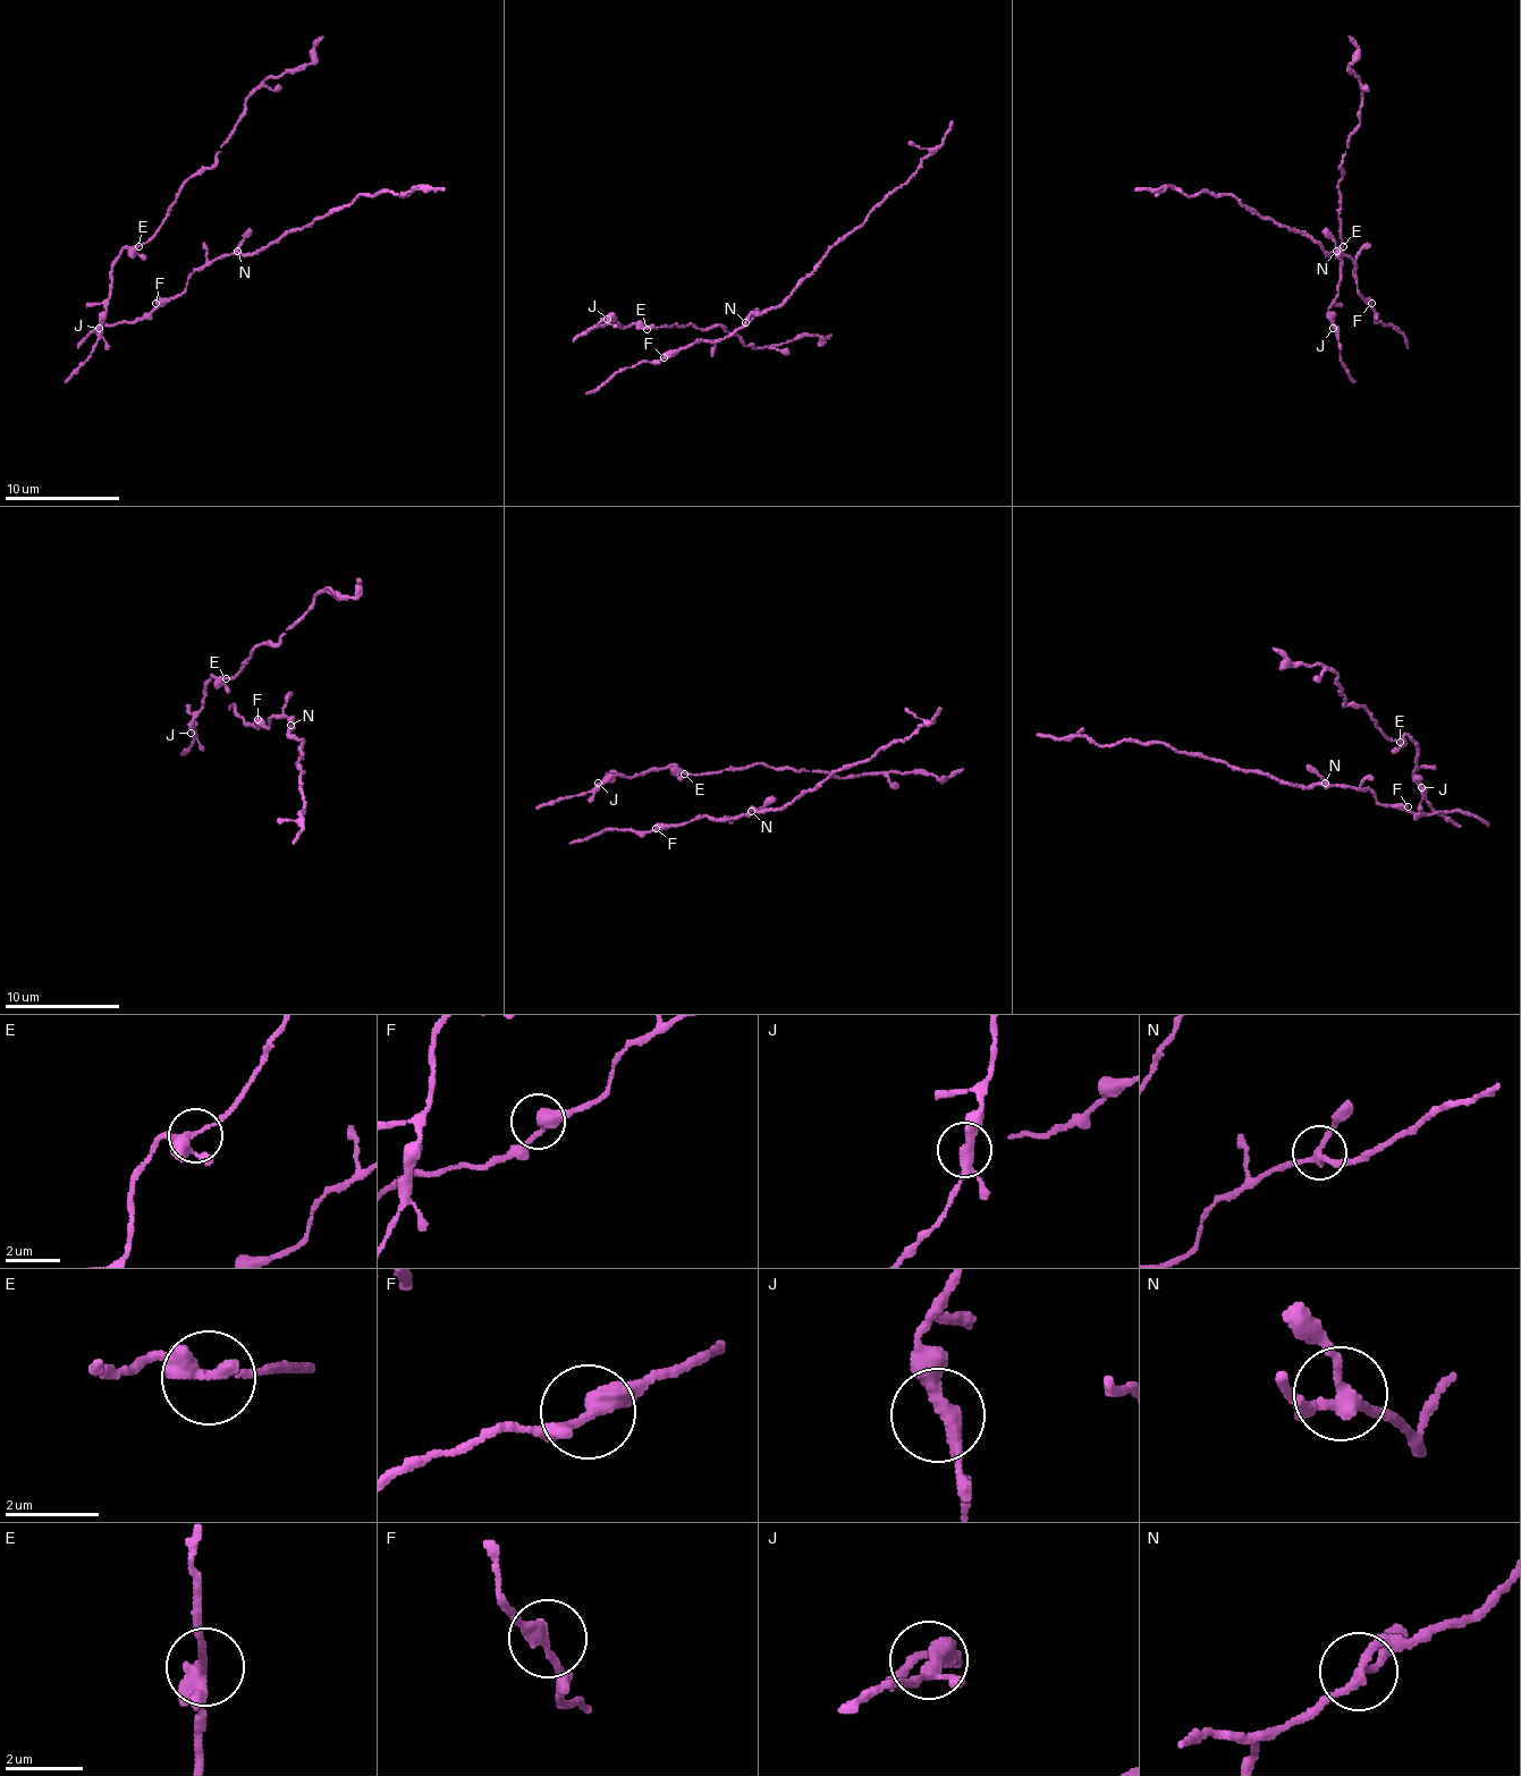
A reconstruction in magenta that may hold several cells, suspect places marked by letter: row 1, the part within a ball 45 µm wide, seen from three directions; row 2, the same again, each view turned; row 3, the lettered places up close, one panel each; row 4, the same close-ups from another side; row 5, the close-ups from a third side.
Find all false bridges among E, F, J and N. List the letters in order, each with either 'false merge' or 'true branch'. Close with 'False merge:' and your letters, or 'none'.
E: true branch
F: true branch
J: true branch
N: true branch
False merge: none

